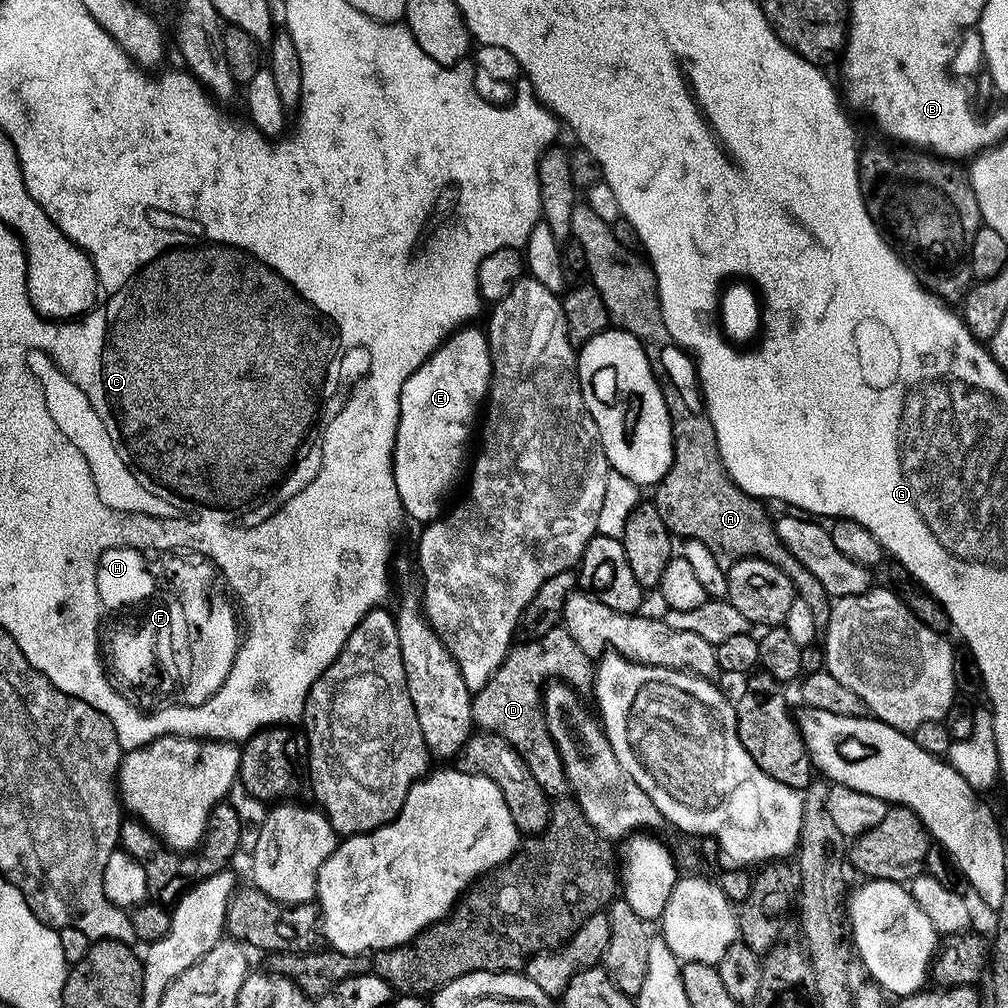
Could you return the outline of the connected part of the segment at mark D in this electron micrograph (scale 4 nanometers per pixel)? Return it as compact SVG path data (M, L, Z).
M558 626L554 630L546 630L546 634L525 639L523 642L525 644L517 643L509 648L508 656L500 664L500 669L485 682L482 690L474 693L472 723L477 729L493 732L506 738L506 742L510 742L510 746L514 746L517 754L524 759L526 766L530 766L530 774L534 774L534 778L538 778L538 786L542 786L544 793L549 798L559 798L569 791L568 779L564 773L556 744L550 738L548 727L544 721L542 685L555 678L557 681L571 684L577 690L591 689L594 684L594 660L593 657L584 653L582 646L578 646L578 642L574 642L574 638L570 638L570 634L563 626Z

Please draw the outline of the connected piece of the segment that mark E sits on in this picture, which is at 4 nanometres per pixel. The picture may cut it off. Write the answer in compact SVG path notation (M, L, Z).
M465 326L457 328L451 336L448 336L441 344L433 350L430 358L426 362L422 362L422 366L418 366L418 370L414 370L414 374L410 374L410 378L406 378L406 382L402 386L402 394L400 395L400 413L398 414L398 430L396 431L396 441L394 442L394 450L392 451L392 473L394 474L394 482L398 486L398 498L402 502L407 519L420 520L419 522L427 522L435 520L445 511L444 499L448 496L448 491L456 484L456 479L460 476L460 471L465 471L466 460L464 464L464 447L468 444L468 439L473 439L474 428L472 432L472 423L477 423L478 417L482 412L482 405L488 398L488 384L492 380L492 359L490 358L490 346L488 345L488 337L485 329L472 328L476 326Z

